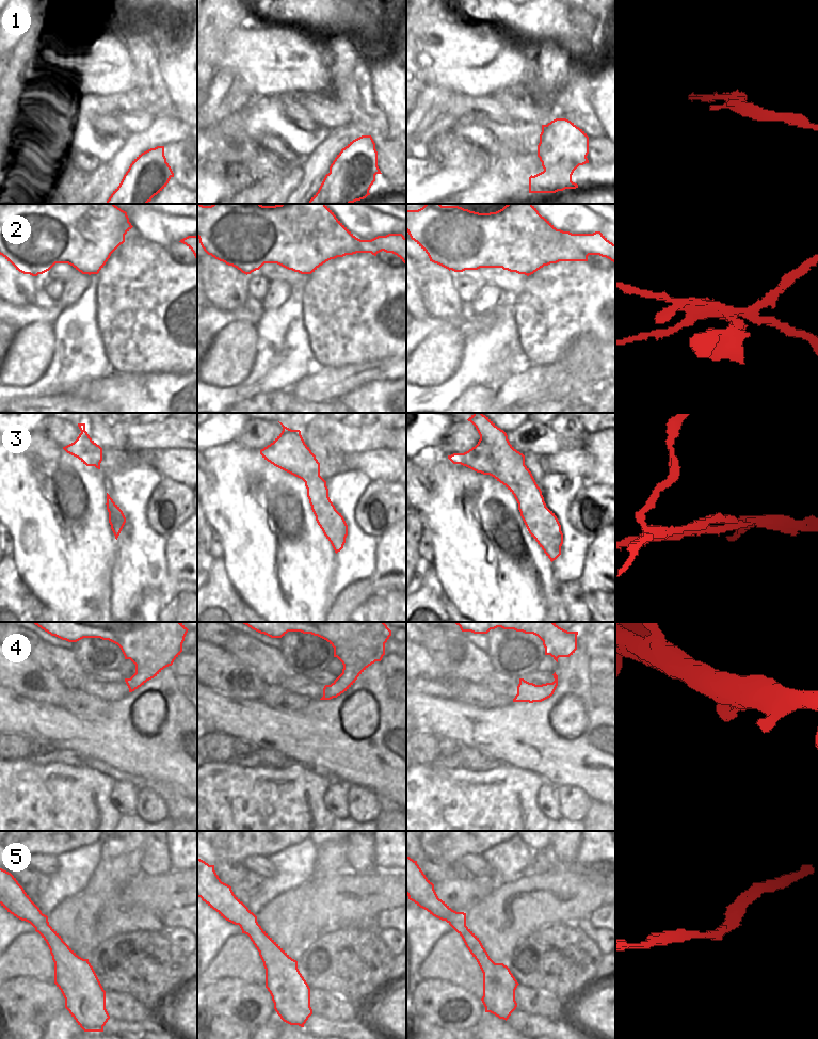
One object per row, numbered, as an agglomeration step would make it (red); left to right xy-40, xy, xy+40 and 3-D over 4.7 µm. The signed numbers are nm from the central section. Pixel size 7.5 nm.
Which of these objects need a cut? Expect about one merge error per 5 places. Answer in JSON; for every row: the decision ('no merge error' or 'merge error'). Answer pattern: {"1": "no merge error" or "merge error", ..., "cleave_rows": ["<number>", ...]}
{"1": "no merge error", "2": "merge error", "3": "merge error", "4": "no merge error", "5": "no merge error", "cleave_rows": ["2", "3"]}

